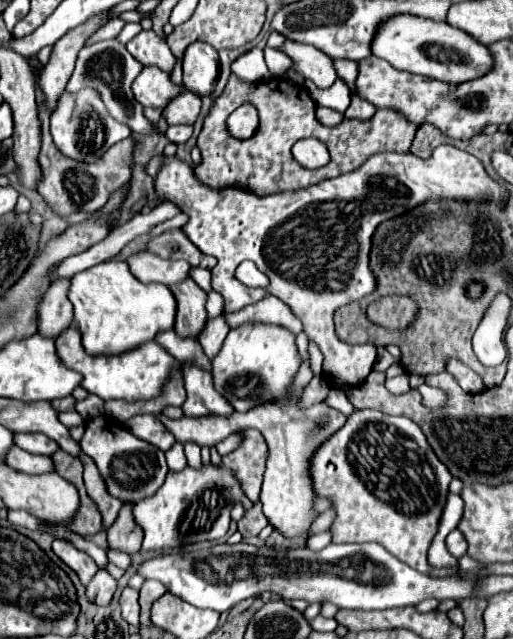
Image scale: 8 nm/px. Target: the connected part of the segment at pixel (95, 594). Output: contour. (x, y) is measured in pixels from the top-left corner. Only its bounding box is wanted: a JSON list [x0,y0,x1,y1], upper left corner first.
[86,569,116,605]

